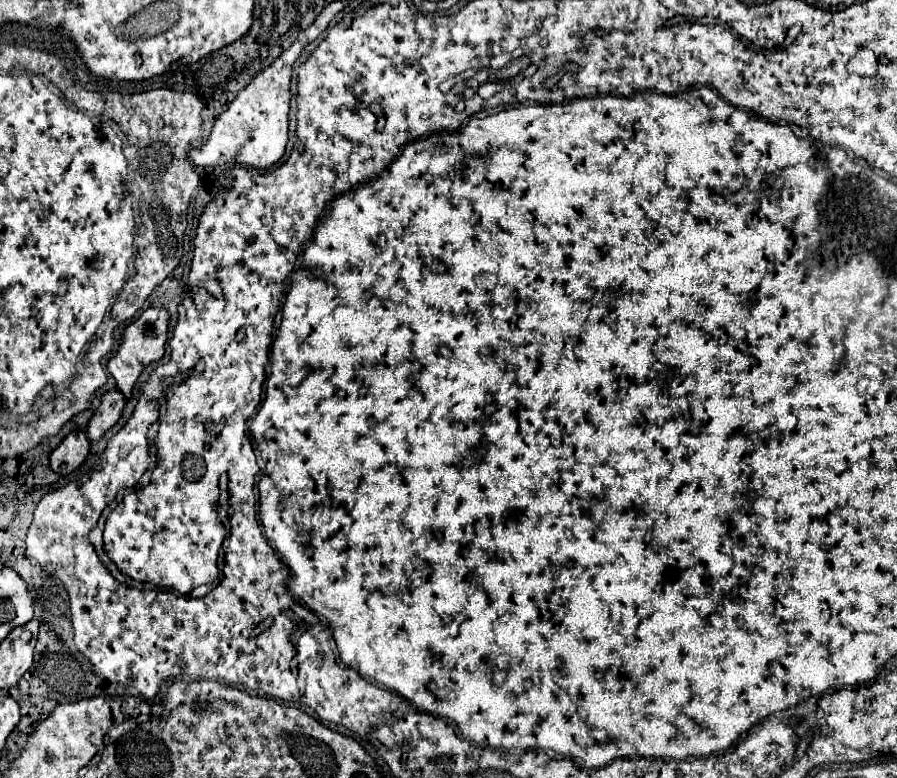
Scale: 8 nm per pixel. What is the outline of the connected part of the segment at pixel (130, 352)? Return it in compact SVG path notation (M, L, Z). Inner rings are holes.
M147 308L143 314L139 314L137 320L133 320L125 332L123 332L123 342L117 350L117 354L107 362L109 372L117 380L117 388L123 392L125 398L131 398L133 386L137 378L141 376L143 368L151 362L157 362L165 354L165 342L167 342L167 326L169 326L169 312L163 308Z

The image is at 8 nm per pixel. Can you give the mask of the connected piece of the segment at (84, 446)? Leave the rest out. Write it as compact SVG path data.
M73 430L73 432L69 432L65 438L63 438L63 442L53 450L53 458L49 456L49 460L53 460L53 470L57 472L57 474L63 474L63 476L67 476L67 474L71 474L73 470L77 470L81 464L83 464L83 460L87 458L87 454L89 454L89 440L87 440L87 436L85 436L85 432L83 430Z

